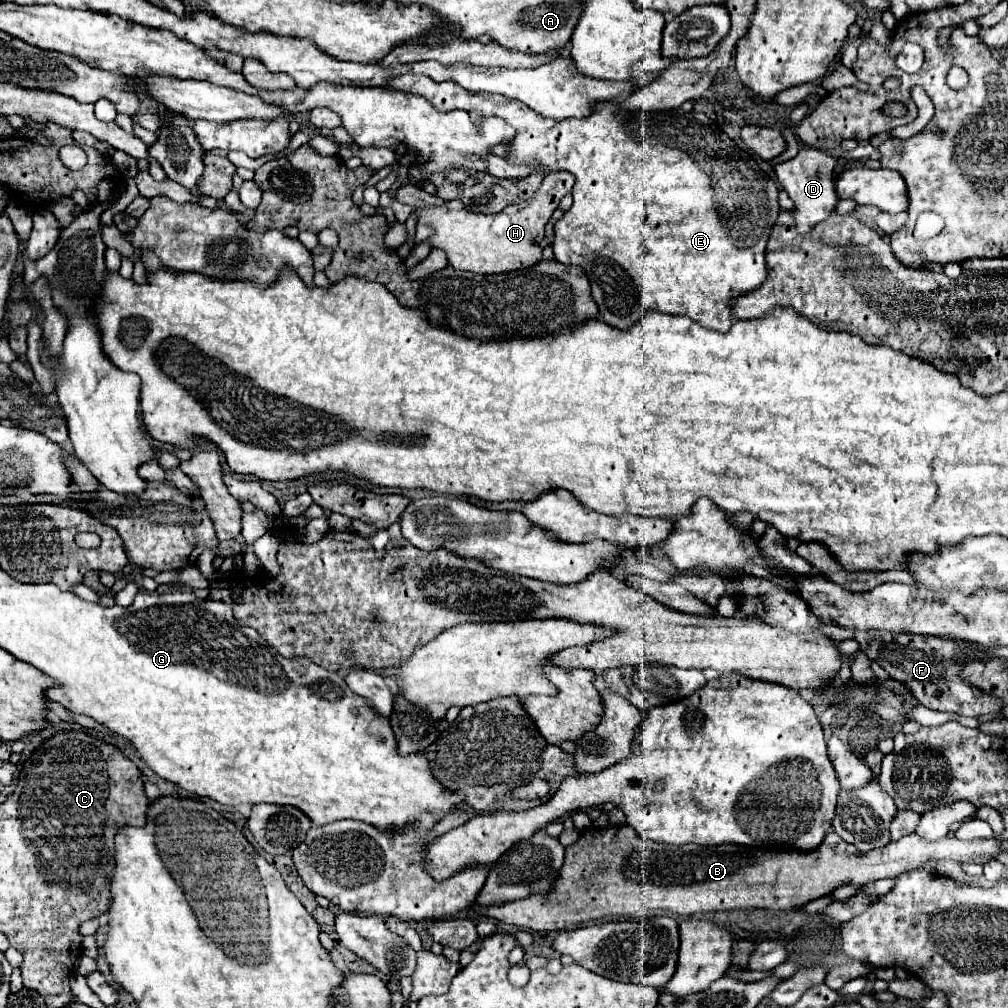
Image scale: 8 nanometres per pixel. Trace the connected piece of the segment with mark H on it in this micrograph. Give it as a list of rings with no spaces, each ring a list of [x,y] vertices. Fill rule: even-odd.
[[[552,171],[544,175],[540,189],[532,197],[522,203],[510,205],[496,215],[470,213],[460,201],[444,201],[442,205],[414,209],[414,215],[416,223],[426,225],[434,231],[434,235],[426,239],[430,249],[442,249],[454,269],[480,275],[516,271],[520,267],[530,267],[542,259],[542,247],[538,245],[538,239],[544,237],[544,225],[556,211],[560,199],[572,191],[572,185],[572,173]]]

